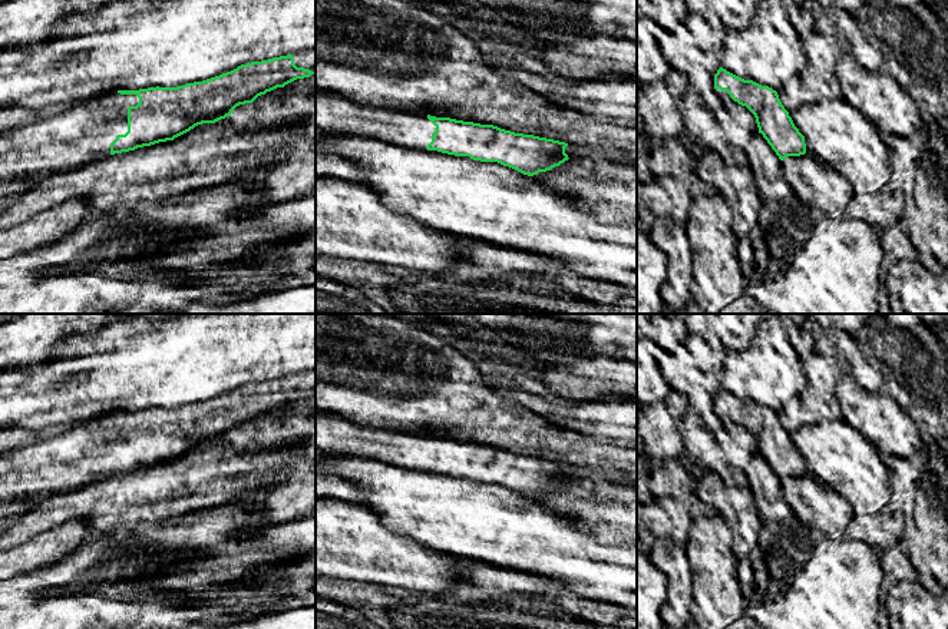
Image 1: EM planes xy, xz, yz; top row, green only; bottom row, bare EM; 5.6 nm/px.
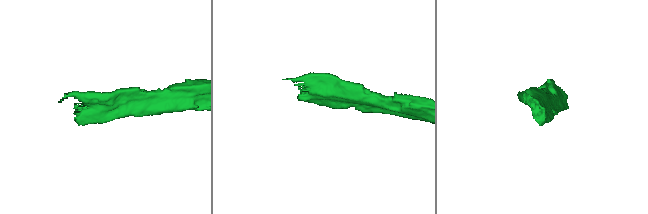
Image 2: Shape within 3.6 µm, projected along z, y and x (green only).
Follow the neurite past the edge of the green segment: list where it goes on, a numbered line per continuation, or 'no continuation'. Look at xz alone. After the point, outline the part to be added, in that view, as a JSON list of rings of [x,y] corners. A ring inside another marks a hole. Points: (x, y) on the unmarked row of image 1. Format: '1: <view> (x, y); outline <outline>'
1: xz (334, 434); outline [[[316,410],[316,453],[361,456],[426,470],[436,447],[425,434],[360,426],[336,413]]]

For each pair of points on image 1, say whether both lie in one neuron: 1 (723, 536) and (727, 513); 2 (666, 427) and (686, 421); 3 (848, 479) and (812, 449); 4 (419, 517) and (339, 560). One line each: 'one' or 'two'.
1: two
2: two
3: one
4: two

